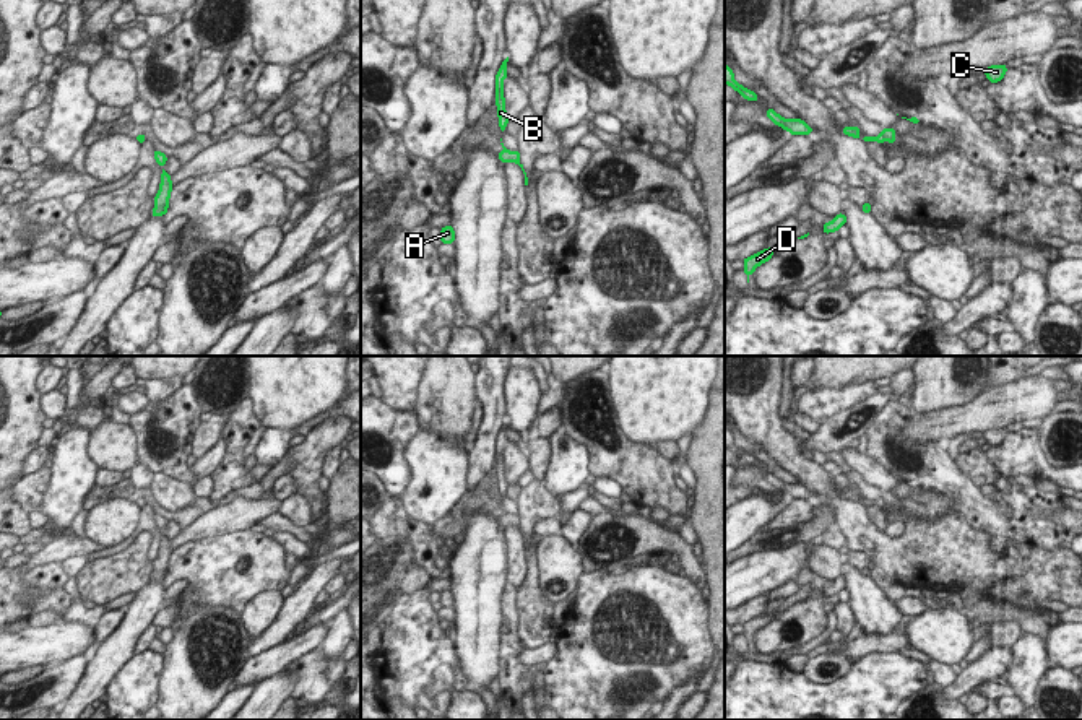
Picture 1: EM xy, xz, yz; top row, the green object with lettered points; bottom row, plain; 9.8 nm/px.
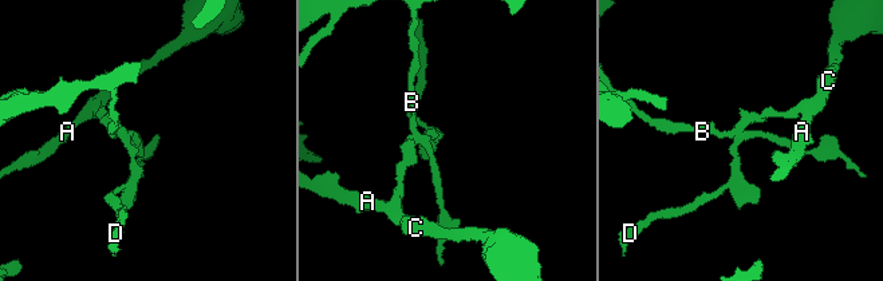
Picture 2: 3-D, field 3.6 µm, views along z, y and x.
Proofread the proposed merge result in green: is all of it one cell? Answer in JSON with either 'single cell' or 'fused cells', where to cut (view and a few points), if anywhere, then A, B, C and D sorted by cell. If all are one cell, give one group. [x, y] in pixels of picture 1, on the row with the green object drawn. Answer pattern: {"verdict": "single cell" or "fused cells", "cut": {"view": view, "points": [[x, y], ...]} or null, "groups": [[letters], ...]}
{"verdict": "fused cells", "cut": {"view": "yz", "points": [[881, 134], [886, 138]]}, "groups": [["A", "C", "D"], ["B"]]}

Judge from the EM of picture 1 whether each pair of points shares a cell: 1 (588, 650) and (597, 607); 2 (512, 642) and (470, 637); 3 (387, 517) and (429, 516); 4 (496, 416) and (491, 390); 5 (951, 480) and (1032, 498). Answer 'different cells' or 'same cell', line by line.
1: same cell
2: different cells
3: different cells
4: same cell
5: same cell

